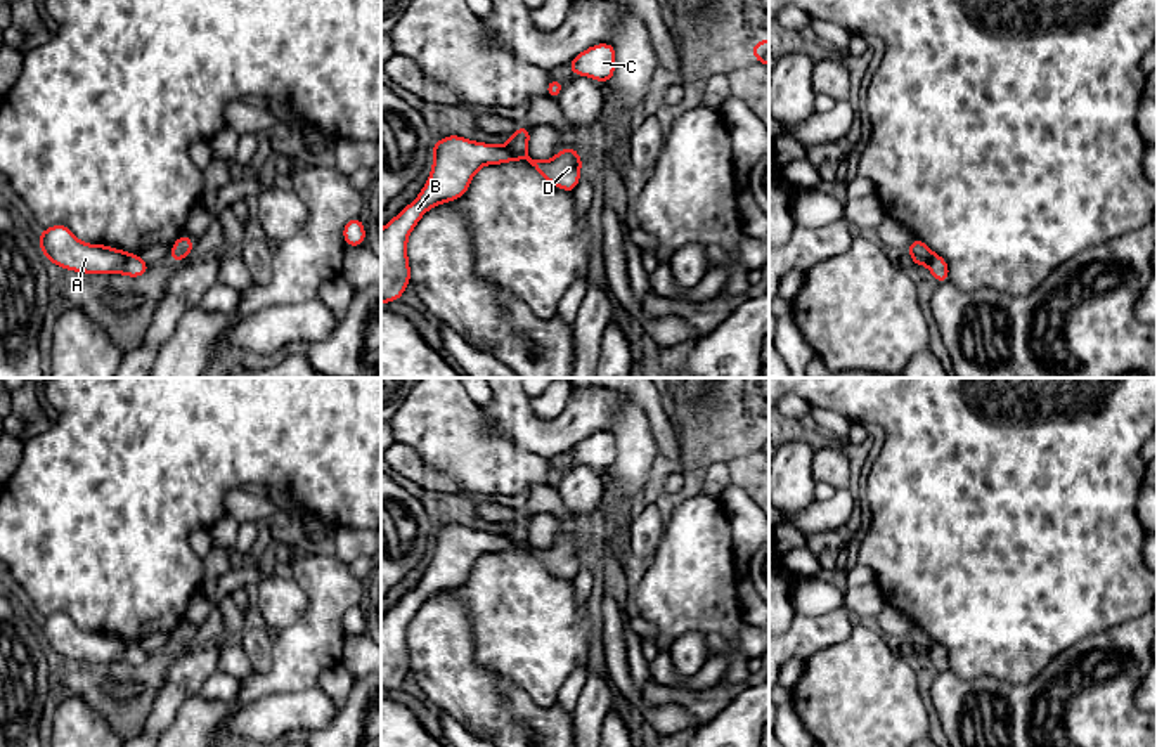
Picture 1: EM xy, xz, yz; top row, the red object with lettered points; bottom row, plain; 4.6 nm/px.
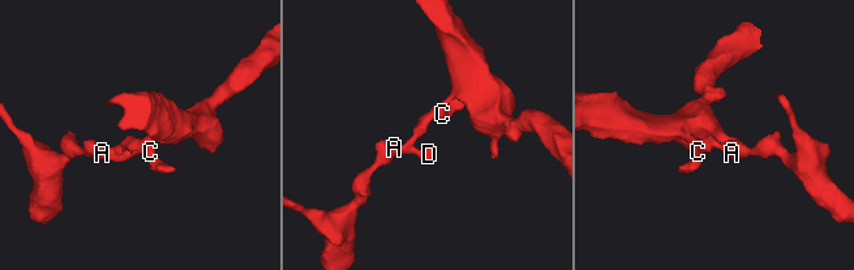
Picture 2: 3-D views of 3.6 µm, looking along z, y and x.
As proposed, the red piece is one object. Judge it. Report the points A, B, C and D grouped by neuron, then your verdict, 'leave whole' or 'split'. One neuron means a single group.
groups A B D / C; split

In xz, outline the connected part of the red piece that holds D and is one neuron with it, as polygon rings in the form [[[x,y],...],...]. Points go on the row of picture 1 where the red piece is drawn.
[[[447,135],[433,144],[433,168],[419,196],[381,229],[381,303],[400,300],[410,283],[407,239],[419,218],[440,203],[459,199],[475,173],[485,165],[527,159],[549,184],[573,192],[580,182],[582,158],[566,146],[554,158],[540,161],[527,153]]]

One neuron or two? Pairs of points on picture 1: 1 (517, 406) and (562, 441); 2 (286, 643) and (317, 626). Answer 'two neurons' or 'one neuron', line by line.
1: one neuron
2: one neuron

